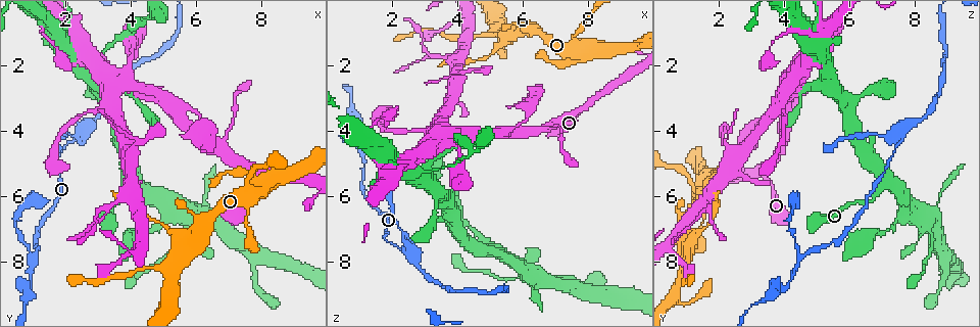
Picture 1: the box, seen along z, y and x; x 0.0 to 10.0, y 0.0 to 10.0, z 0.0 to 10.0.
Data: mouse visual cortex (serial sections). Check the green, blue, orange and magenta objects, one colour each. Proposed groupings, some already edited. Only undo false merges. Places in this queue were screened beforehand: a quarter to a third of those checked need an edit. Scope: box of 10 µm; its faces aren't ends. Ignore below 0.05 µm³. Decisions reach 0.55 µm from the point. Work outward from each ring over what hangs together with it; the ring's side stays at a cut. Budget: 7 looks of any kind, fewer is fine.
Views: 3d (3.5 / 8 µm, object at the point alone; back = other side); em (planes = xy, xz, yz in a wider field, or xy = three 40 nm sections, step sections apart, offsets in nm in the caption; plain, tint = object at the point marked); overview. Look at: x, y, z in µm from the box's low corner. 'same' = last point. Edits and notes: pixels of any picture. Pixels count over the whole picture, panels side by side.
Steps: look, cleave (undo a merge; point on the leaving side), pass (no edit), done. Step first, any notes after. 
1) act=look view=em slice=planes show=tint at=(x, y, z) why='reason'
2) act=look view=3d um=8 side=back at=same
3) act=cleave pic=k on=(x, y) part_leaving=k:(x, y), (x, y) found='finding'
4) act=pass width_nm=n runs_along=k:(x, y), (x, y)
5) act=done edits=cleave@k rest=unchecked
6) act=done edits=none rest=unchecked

act=look view=3d um=3.5 at=(5.65, 7.40, 1.05) why='three-way junction'

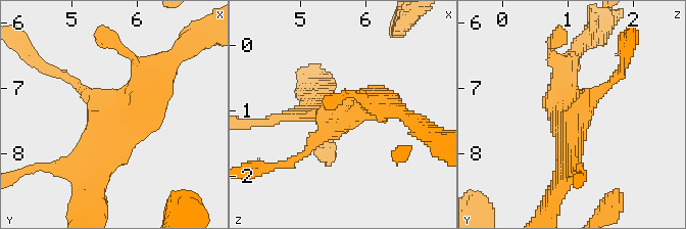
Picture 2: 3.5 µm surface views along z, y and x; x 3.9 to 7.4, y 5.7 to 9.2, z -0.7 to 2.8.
act=look view=em slice=planes show=tint at=(5.65, 7.45, 1.05)

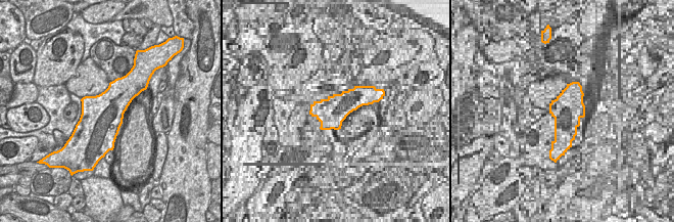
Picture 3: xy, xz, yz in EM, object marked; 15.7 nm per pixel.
act=pass runs_along=2:(160, 72), (107, 125), (94, 178) found='continuous, no second cell'

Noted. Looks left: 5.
act=look view=3d um=3.5 at=(1.00, 7.85, 4.60) why='three-way junction'

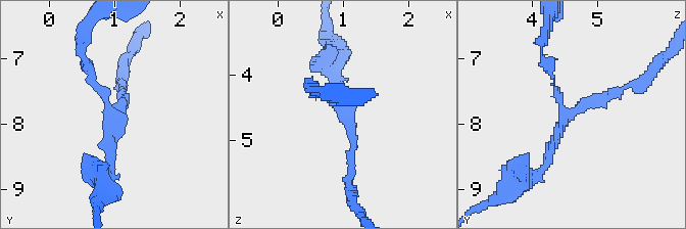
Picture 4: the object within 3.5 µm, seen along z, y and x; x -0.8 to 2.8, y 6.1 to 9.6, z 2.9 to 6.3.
act=look view=em slice=xy step=3 show=tint at=(1.05, 7.85, 4.60) arms=3 arm_widths_nm=100,150,150

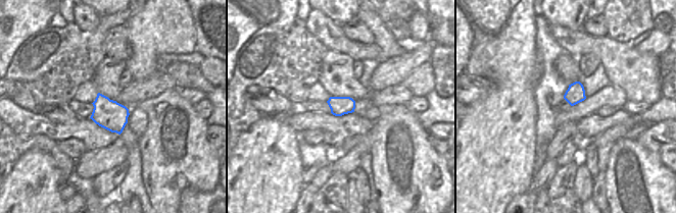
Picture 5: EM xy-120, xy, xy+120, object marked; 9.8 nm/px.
act=look view=em slice=xy step=2 show=tint at=same

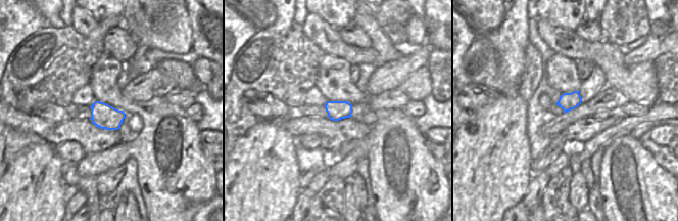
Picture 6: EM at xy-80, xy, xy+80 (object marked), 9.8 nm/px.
act=pass runs_along=4:(625, 86), (570, 113), (539, 174) found='continuous, no second cell'

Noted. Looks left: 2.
act=look view=3d um=3.5 side=back at=(6.15, 6.65, 8.30) why='small branch off a trunk'

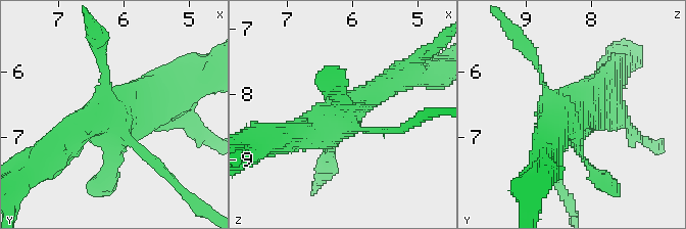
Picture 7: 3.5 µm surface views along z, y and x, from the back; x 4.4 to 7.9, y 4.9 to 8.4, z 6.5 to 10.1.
act=look view=em slice=xy step=5 show=tint at=(6.10, 6.65, 8.35) why='need the tissue'

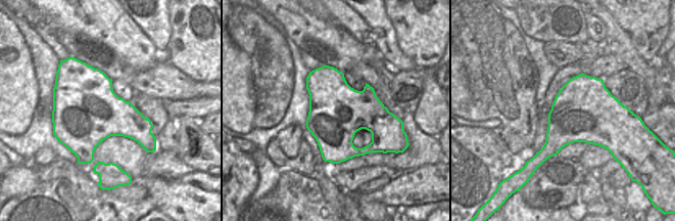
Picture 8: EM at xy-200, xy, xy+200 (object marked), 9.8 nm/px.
act=cleave pic=7 on=(164, 172) part_leaving=7:(132, 142), (200, 212), (207, 212) found='a second cell is stuck on'

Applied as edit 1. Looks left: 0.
act=done edits=cleave@7 rest=unchecked

